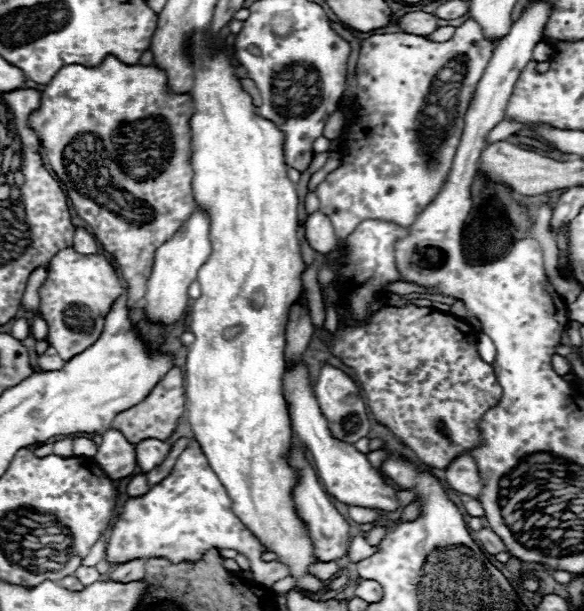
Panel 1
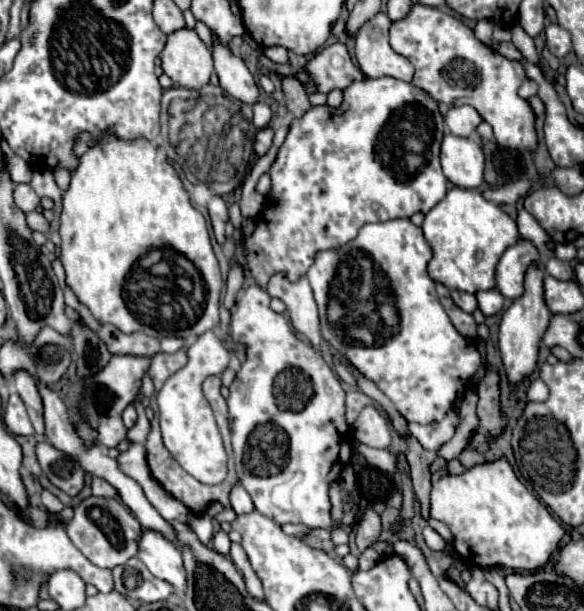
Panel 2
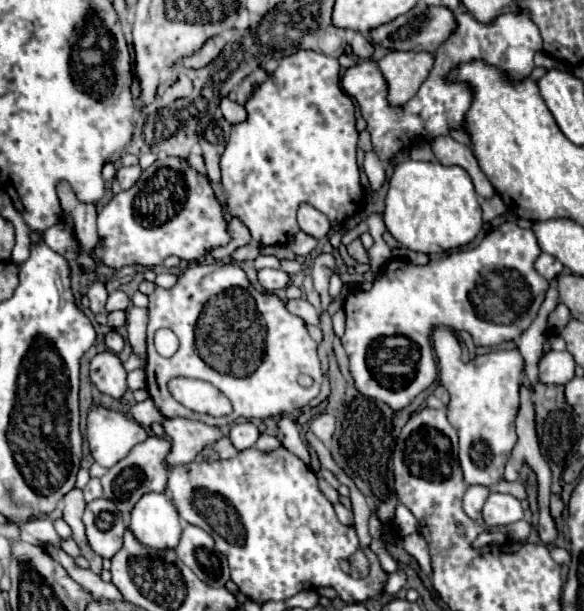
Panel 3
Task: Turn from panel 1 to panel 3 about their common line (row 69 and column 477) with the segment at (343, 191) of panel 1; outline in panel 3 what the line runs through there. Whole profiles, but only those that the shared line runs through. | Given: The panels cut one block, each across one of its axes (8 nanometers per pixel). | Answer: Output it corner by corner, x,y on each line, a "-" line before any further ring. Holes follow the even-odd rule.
446,328
434,330
434,352
440,366
440,382
450,394
448,422
458,430
460,450
458,460
468,486
492,486
502,480
504,464
516,442
514,418
518,410
518,388
522,384
524,360
520,352
500,350
476,356
468,364
460,360
460,342

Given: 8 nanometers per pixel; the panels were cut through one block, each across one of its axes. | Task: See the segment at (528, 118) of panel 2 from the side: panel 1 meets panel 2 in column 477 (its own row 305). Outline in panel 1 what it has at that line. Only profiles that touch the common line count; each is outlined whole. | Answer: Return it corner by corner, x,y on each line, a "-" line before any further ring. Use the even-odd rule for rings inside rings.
72,246
54,254
48,266
48,278
38,290
40,306
36,314
48,322
50,346
56,348
62,360
74,358
98,340
110,304
124,292
126,288
122,288
120,278
106,256
78,254

